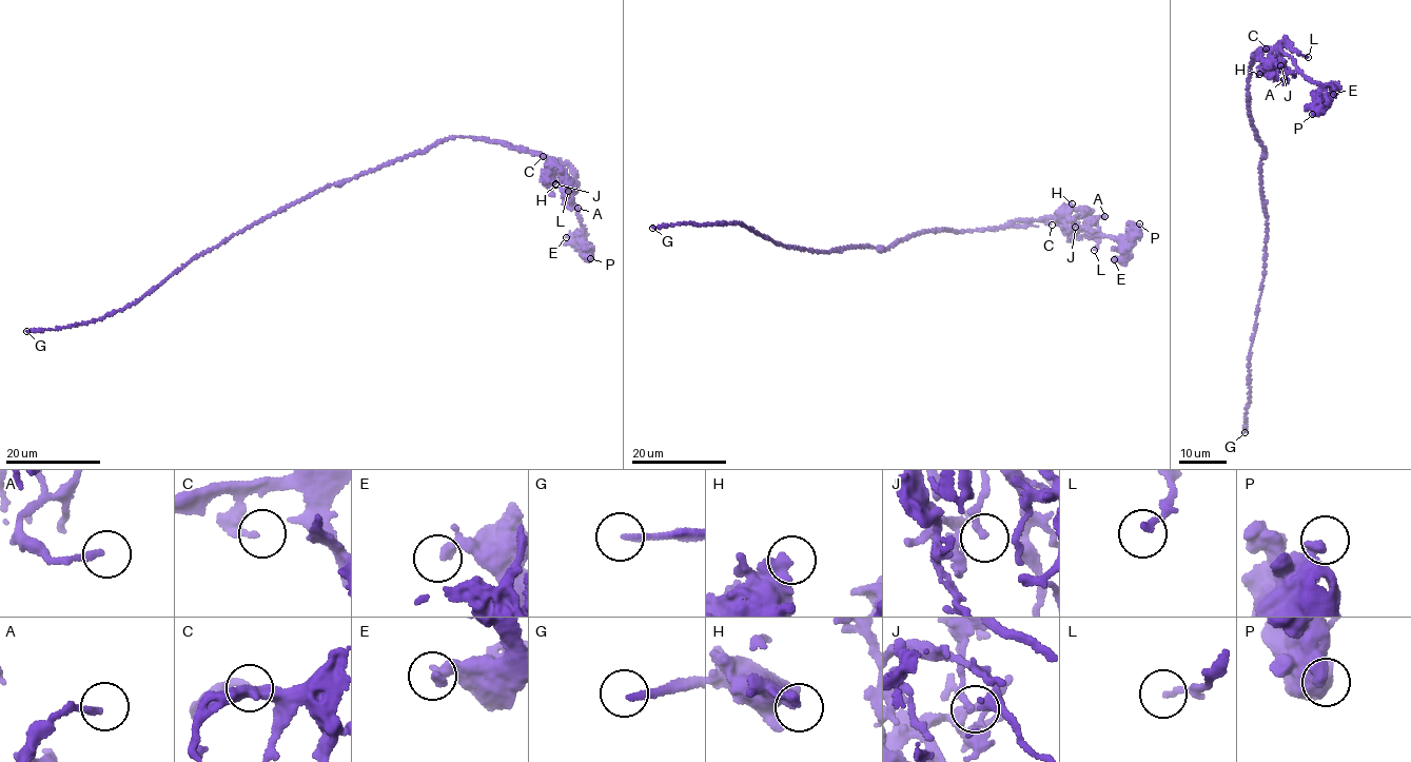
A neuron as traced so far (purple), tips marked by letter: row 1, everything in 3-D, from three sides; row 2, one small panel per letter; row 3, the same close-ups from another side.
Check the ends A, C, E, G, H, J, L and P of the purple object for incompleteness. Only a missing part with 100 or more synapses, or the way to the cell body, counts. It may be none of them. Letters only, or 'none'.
G

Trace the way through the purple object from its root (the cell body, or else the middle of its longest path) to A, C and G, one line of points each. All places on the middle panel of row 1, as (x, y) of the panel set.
A: (877, 248), (888, 249), (924, 232), (1026, 226), (1079, 209), (1096, 219), (1095, 223), (1104, 216)
C: (877, 248), (888, 249), (924, 232), (997, 230), (1026, 226), (1044, 218), (1052, 225)
G: (877, 248), (857, 246), (826, 252), (783, 247), (733, 221), (706, 225), (679, 222), (652, 228)

